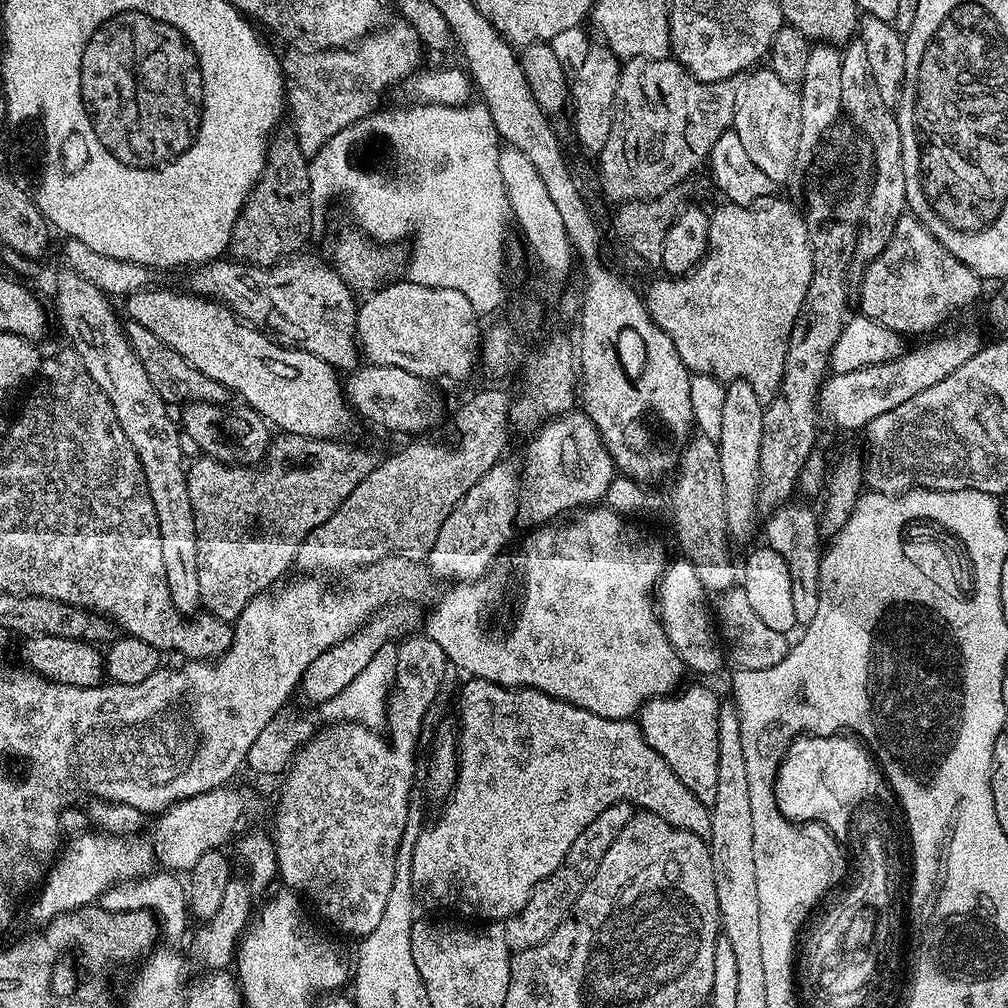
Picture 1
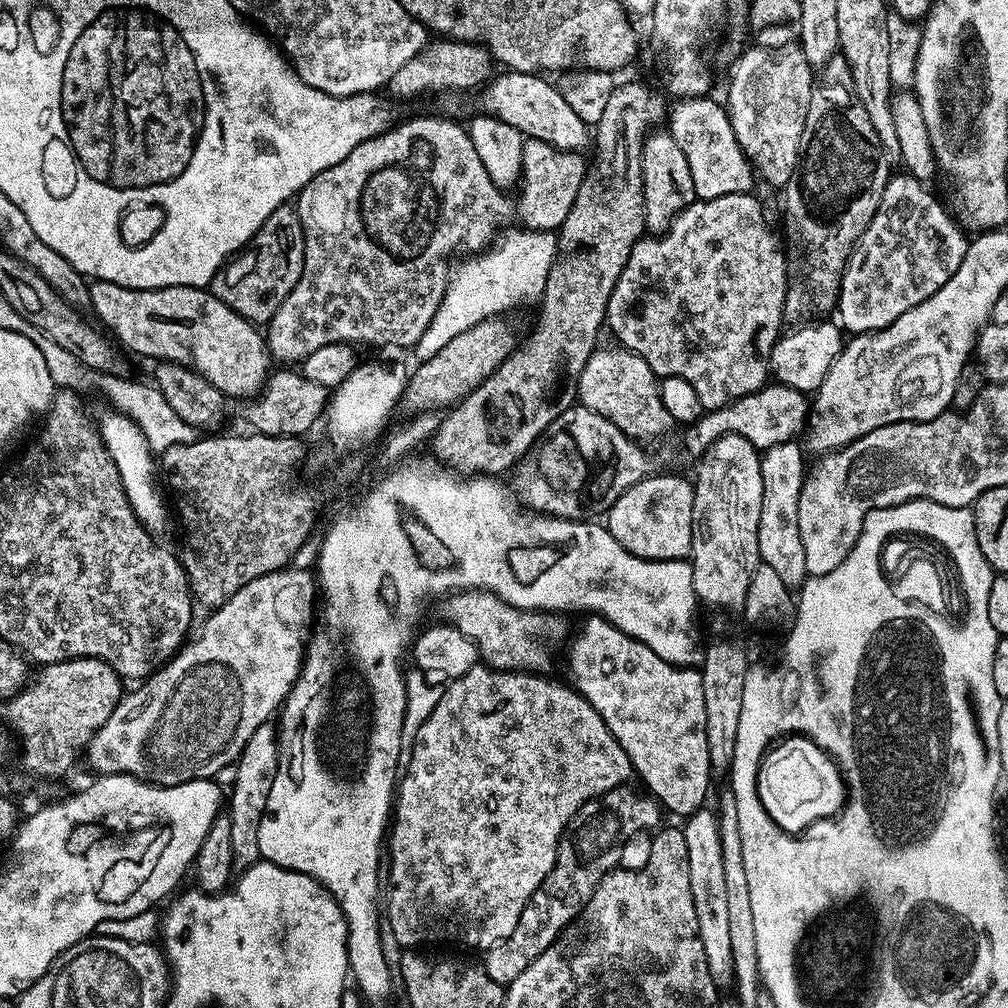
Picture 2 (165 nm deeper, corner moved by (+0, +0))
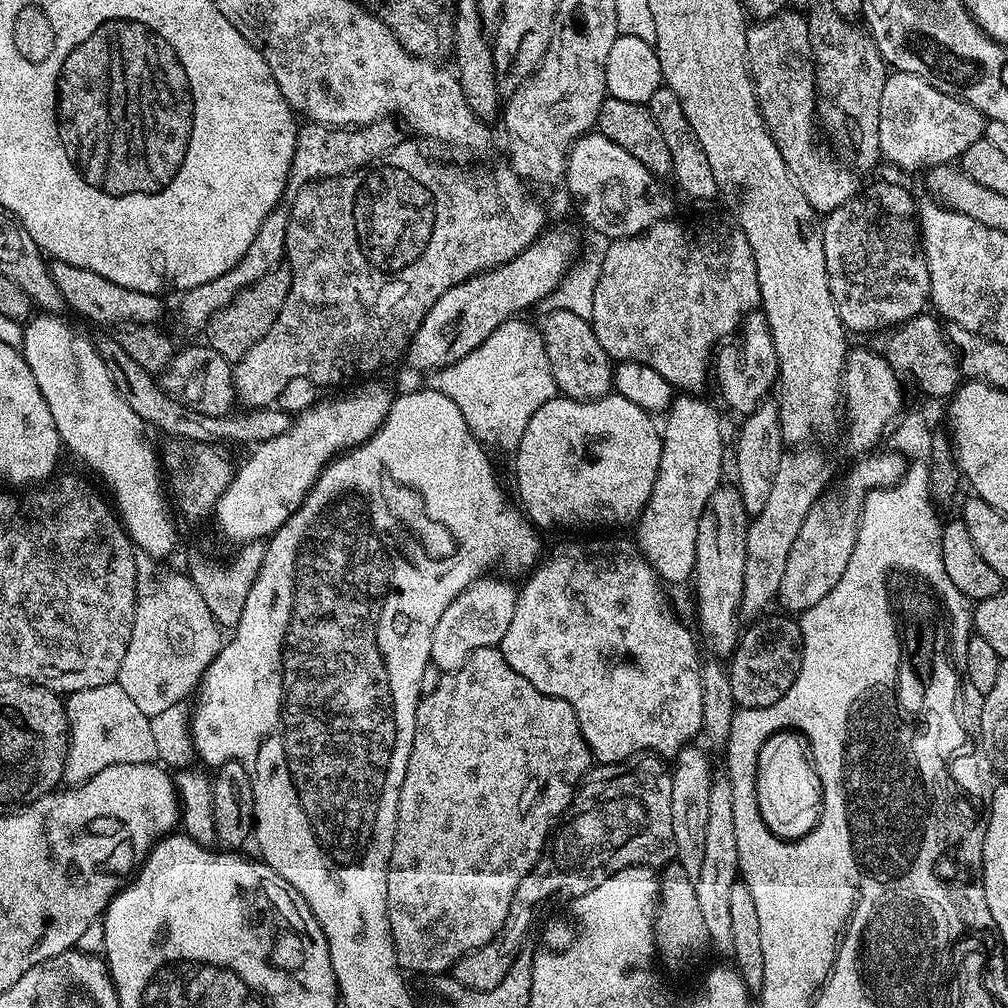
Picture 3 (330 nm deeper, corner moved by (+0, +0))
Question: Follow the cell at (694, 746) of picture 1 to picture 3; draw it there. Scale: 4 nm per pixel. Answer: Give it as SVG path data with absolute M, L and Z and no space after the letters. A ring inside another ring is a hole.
M628 538L628 540L568 540L568 541L566 541L566 542L565 542L565 544L556 544L556 545L554 545L554 546L553 546L553 548L552 548L552 553L550 553L550 554L549 554L549 556L548 556L548 557L547 557L547 556L548 556L548 553L547 553L547 555L545 555L545 556L544 556L544 557L543 557L543 559L541 559L541 560L540 560L540 561L539 561L539 563L537 563L537 565L536 565L536 567L535 567L535 568L533 568L533 569L532 569L532 571L531 571L531 573L530 573L530 575L529 575L529 576L528 576L528 577L527 577L527 579L525 579L525 580L528 580L528 579L529 579L529 580L528 580L528 581L526 581L526 582L525 582L525 584L524 584L524 588L523 588L523 584L522 584L522 587L521 587L521 588L520 588L520 589L519 589L519 591L517 591L517 593L516 593L516 605L515 605L515 606L514 606L514 618L510 618L510 626L509 626L509 628L508 628L508 629L506 629L506 634L502 634L502 638L501 638L501 639L500 639L500 642L499 642L499 645L498 645L498 647L499 647L499 649L500 649L500 652L501 652L501 653L502 653L502 654L503 654L503 655L504 655L504 657L505 657L505 658L506 658L506 662L507 662L507 663L508 663L508 664L509 664L509 666L511 666L511 667L512 667L512 668L513 668L513 670L514 670L514 671L516 671L516 672L517 672L517 673L518 673L518 674L522 674L522 678L526 678L526 682L530 682L530 686L534 686L534 687L535 687L535 688L537 688L537 689L538 689L538 690L542 690L542 694L546 694L546 695L547 695L547 696L553 696L553 697L554 697L554 698L562 698L562 699L563 699L563 700L568 700L568 701L569 701L569 702L570 702L570 706L571 706L571 707L572 707L572 709L573 709L573 710L574 710L574 714L575 714L575 715L576 715L576 717L577 717L577 718L578 718L578 726L579 726L579 727L580 727L580 733L582 733L582 735L584 735L584 740L585 740L585 741L586 741L586 742L587 742L587 744L588 744L588 749L589 749L589 750L591 750L591 752L592 752L592 759L593 759L593 761L595 761L595 763L596 763L596 764L597 764L597 765L602 765L602 764L617 764L617 763L618 763L618 762L622 762L622 761L623 761L623 760L627 760L627 759L628 759L628 757L630 757L630 756L635 756L635 755L637 755L637 754L639 754L639 753L641 753L641 752L650 752L650 753L653 753L653 754L655 754L655 755L657 755L657 756L659 756L659 757L661 757L661 758L675 758L675 757L676 757L676 756L677 756L677 754L678 754L678 753L680 753L680 752L681 752L681 751L682 751L682 750L683 750L683 748L686 748L686 747L688 747L688 745L689 745L689 744L691 744L691 743L693 743L693 741L695 741L695 740L696 740L696 739L697 739L697 737L699 737L699 736L700 736L700 735L701 735L701 732L702 732L702 729L703 729L703 727L704 727L704 723L703 723L703 722L702 722L702 678L701 678L701 677L700 677L700 670L701 670L701 667L702 667L702 659L701 659L701 660L700 660L700 656L699 656L699 654L698 654L698 653L696 653L696 640L697 640L697 637L696 637L696 636L695 636L695 635L694 635L694 632L693 632L693 636L694 636L694 637L692 637L692 632L691 632L691 630L690 630L690 629L688 629L688 628L687 628L687 626L686 626L686 625L684 625L684 624L683 624L683 622L682 622L682 621L680 621L680 620L676 620L676 616L675 616L675 614L674 614L674 613L672 613L672 608L671 608L671 606L670 606L670 605L668 605L668 600L667 600L667 598L666 598L666 597L664 597L664 589L666 589L666 588L665 588L665 585L664 585L664 584L663 584L663 583L662 583L662 581L661 581L661 579L660 579L660 577L658 577L658 575L657 575L657 572L656 572L656 571L655 571L655 569L653 569L653 568L652 568L652 566L651 566L651 564L650 564L650 562L648 562L648 561L647 561L647 558L646 558L646 557L644 557L644 556L643 556L643 554L642 554L642 553L641 553L641 552L640 552L640 548L639 548L639 546L638 546L638 544L637 544L637 543L636 543L636 541L635 541L635 539L632 539L632 538Z

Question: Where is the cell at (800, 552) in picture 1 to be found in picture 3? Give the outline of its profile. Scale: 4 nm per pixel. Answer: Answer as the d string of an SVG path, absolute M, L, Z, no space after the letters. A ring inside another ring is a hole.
M766 398L753 412L743 417L744 425L736 436L736 477L740 497L749 517L762 514L762 506L774 487L774 474L778 474L778 462L782 462L786 445L780 425L780 406L775 399Z

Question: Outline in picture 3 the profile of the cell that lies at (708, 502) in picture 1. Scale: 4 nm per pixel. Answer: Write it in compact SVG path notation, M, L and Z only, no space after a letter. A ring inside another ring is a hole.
M565 308L547 314L549 316L542 323L544 349L557 389L571 400L596 400L609 395L614 388L614 361L606 354L606 350L602 350L602 342L598 342L591 323Z

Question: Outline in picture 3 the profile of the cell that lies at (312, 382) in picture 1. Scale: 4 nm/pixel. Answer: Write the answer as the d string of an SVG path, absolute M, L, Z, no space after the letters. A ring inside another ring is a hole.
M52 260L50 267L58 290L62 290L65 305L96 324L155 325L164 316L164 304L160 301L163 299L159 295L151 296L142 294L138 290L126 290L126 286L118 286L110 282L110 278L102 278L102 274L94 274L94 270L82 270L78 266L70 266L61 260Z

